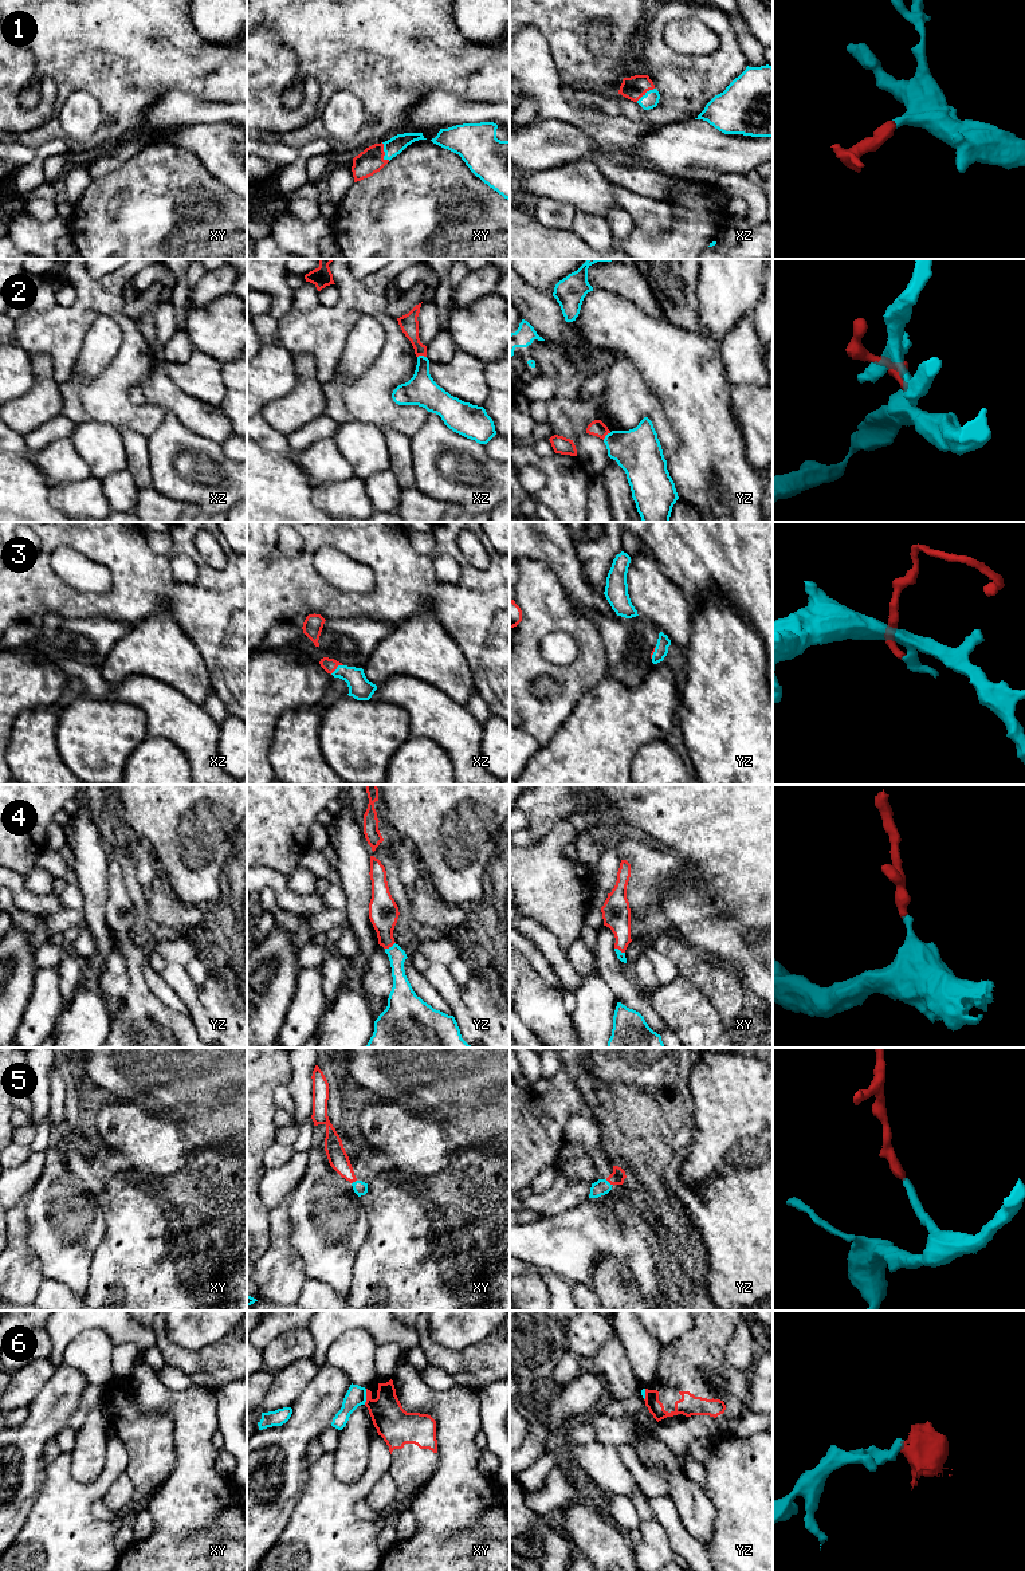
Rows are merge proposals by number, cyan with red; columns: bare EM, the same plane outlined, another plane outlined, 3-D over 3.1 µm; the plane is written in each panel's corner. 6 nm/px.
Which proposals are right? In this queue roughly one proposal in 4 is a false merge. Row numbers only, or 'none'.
1, 2, 3, 4, 5

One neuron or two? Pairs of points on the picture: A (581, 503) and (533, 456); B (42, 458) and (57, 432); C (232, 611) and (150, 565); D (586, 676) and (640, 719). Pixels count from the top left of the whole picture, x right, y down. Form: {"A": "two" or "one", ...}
{"A": "one", "B": "two", "C": "one", "D": "two"}

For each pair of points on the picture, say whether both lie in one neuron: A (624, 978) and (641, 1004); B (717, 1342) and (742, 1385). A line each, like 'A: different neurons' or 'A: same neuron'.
A: same neuron
B: same neuron

